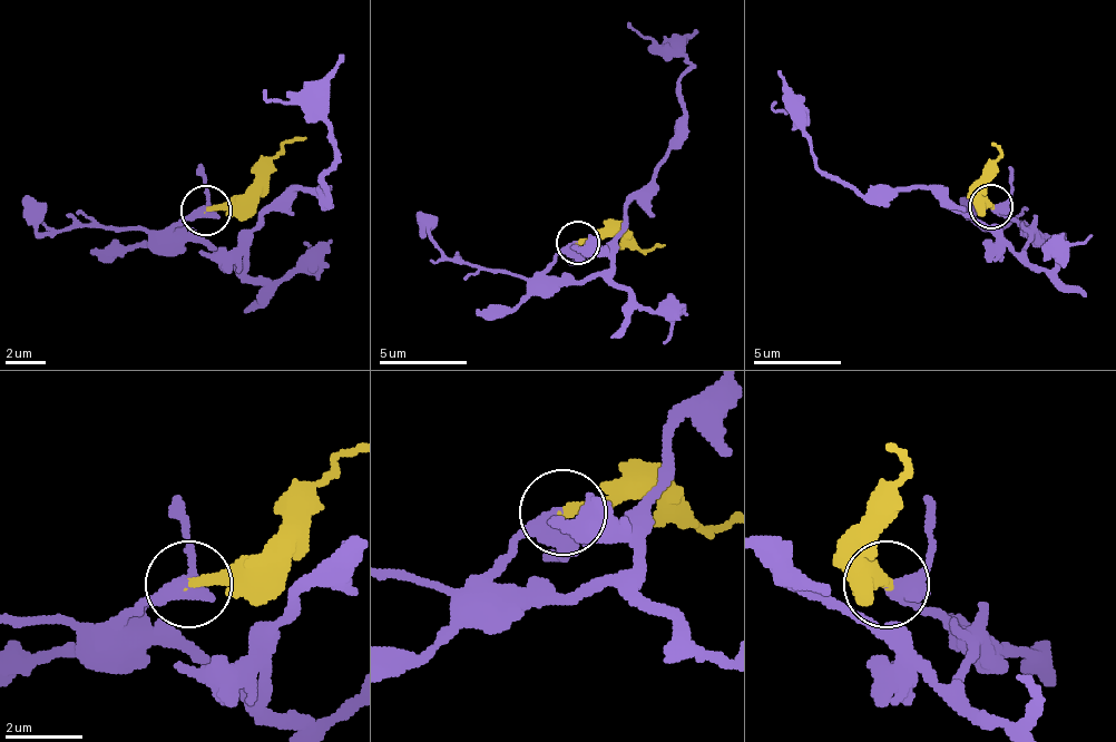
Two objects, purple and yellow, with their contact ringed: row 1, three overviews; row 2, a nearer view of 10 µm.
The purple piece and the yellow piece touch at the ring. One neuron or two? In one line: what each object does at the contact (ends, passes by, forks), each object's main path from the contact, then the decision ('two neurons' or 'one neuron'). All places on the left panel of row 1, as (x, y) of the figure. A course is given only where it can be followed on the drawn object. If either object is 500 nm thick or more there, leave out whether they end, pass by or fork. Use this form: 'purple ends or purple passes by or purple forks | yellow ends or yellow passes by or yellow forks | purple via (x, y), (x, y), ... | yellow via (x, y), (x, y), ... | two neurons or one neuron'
purple forks | yellow ends | purple via (205, 208), (175, 228), (209, 238), (235, 264), (290, 188), (325, 194), (330, 128), (265, 88) | yellow via (205, 208), (225, 208), (280, 154), (305, 138) | one neuron

